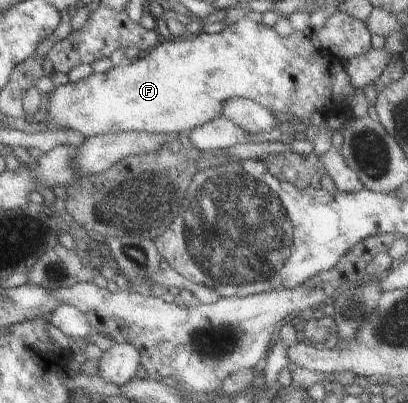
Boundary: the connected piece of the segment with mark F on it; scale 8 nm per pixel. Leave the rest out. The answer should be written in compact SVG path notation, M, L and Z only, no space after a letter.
M240 18L235 23L227 25L225 29L219 31L219 33L208 34L200 31L192 36L186 37L172 37L167 41L160 39L152 48L146 53L142 53L138 61L127 64L126 62L120 63L117 66L113 66L105 73L92 72L88 77L80 79L76 82L68 82L64 85L60 85L54 88L49 93L47 101L47 108L45 109L44 124L51 128L70 129L76 131L83 139L90 138L91 136L97 136L99 134L116 134L119 132L145 132L152 134L179 134L180 132L187 132L195 126L201 125L206 121L209 121L212 117L218 115L222 101L227 98L247 98L263 107L266 107L270 112L280 111L283 113L289 113L294 117L294 120L304 120L313 111L319 111L323 113L323 104L325 103L325 113L333 115L340 109L333 109L333 107L341 107L344 101L344 95L352 92L361 92L361 90L355 90L349 83L346 71L344 70L345 62L340 61L327 53L318 52L315 47L309 42L309 34L302 31L292 31L290 35L285 38L279 37L273 28L266 26L263 22L250 21L247 18Z

